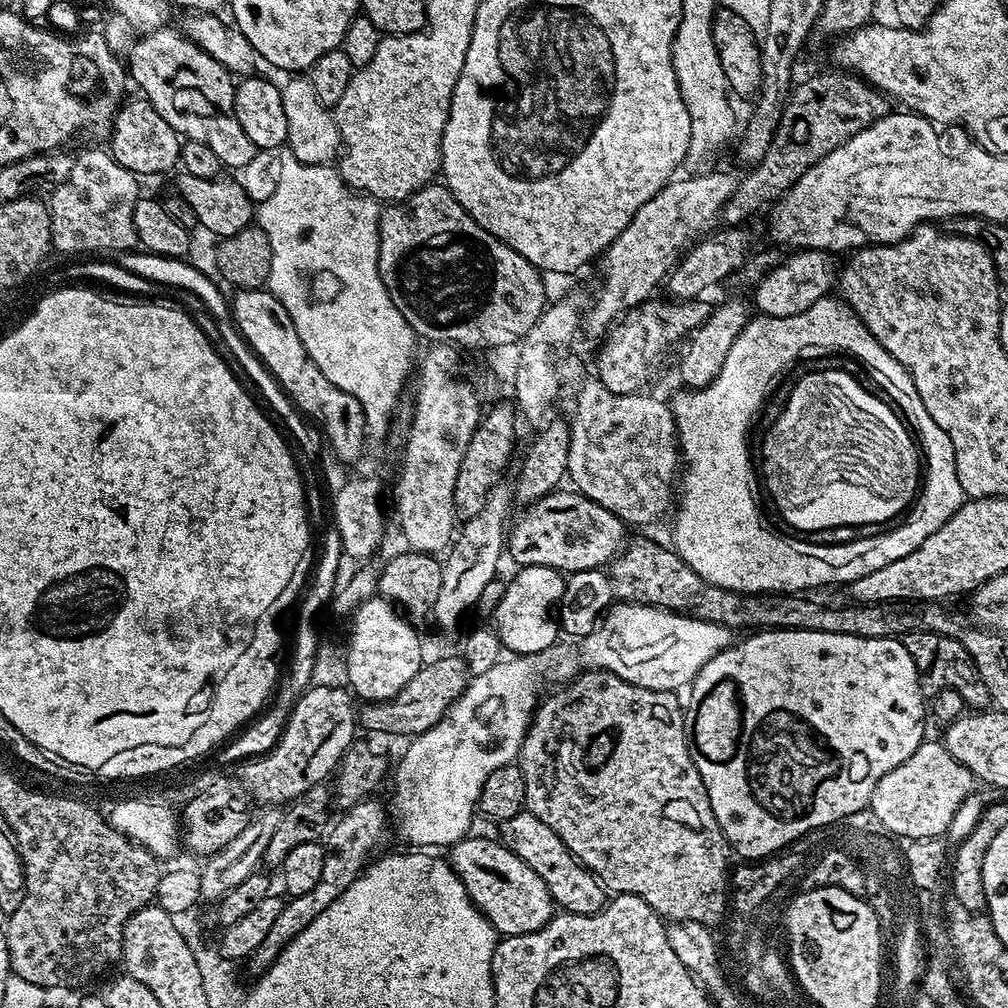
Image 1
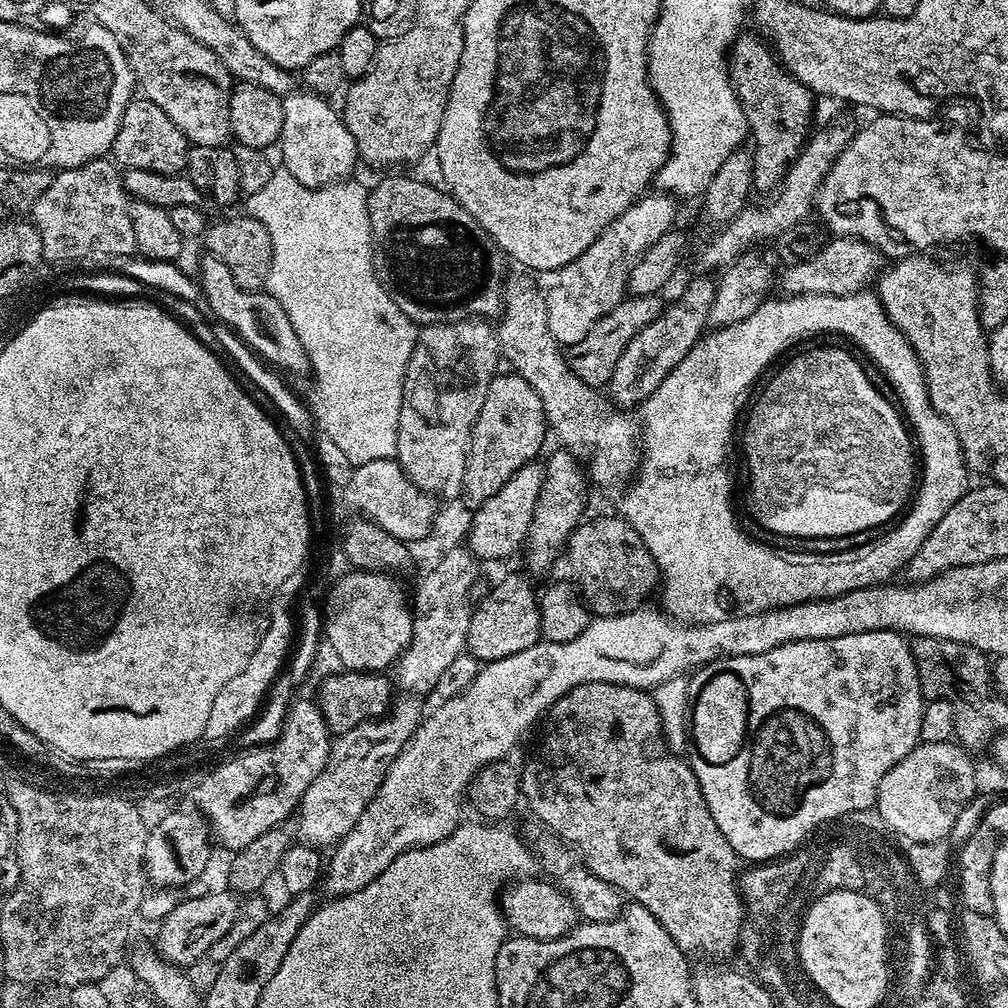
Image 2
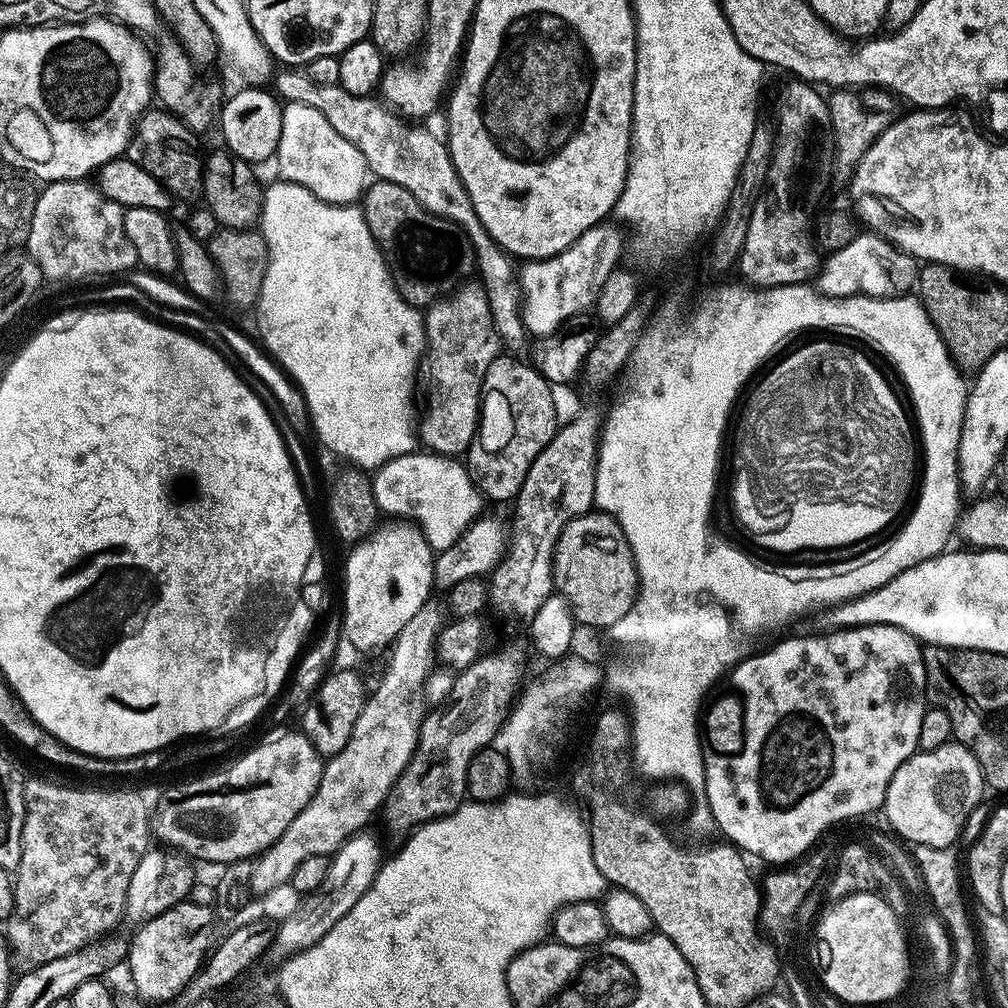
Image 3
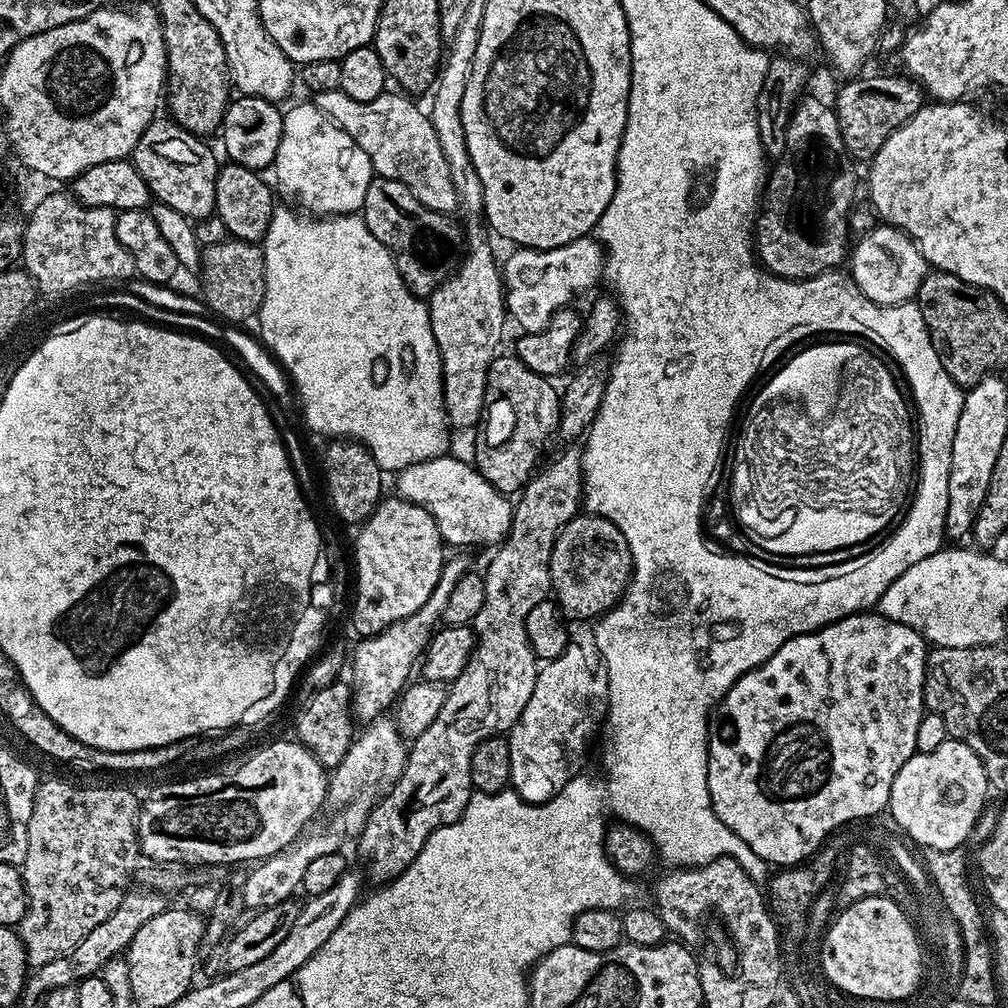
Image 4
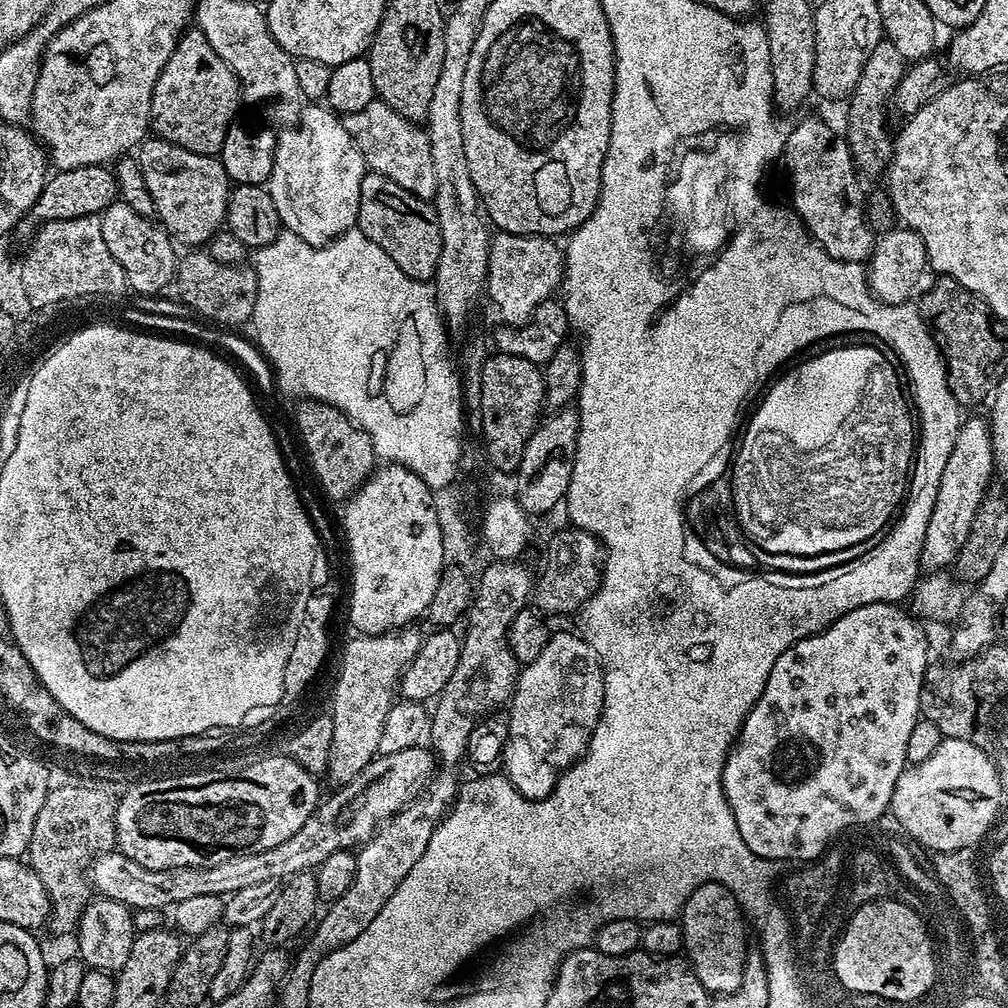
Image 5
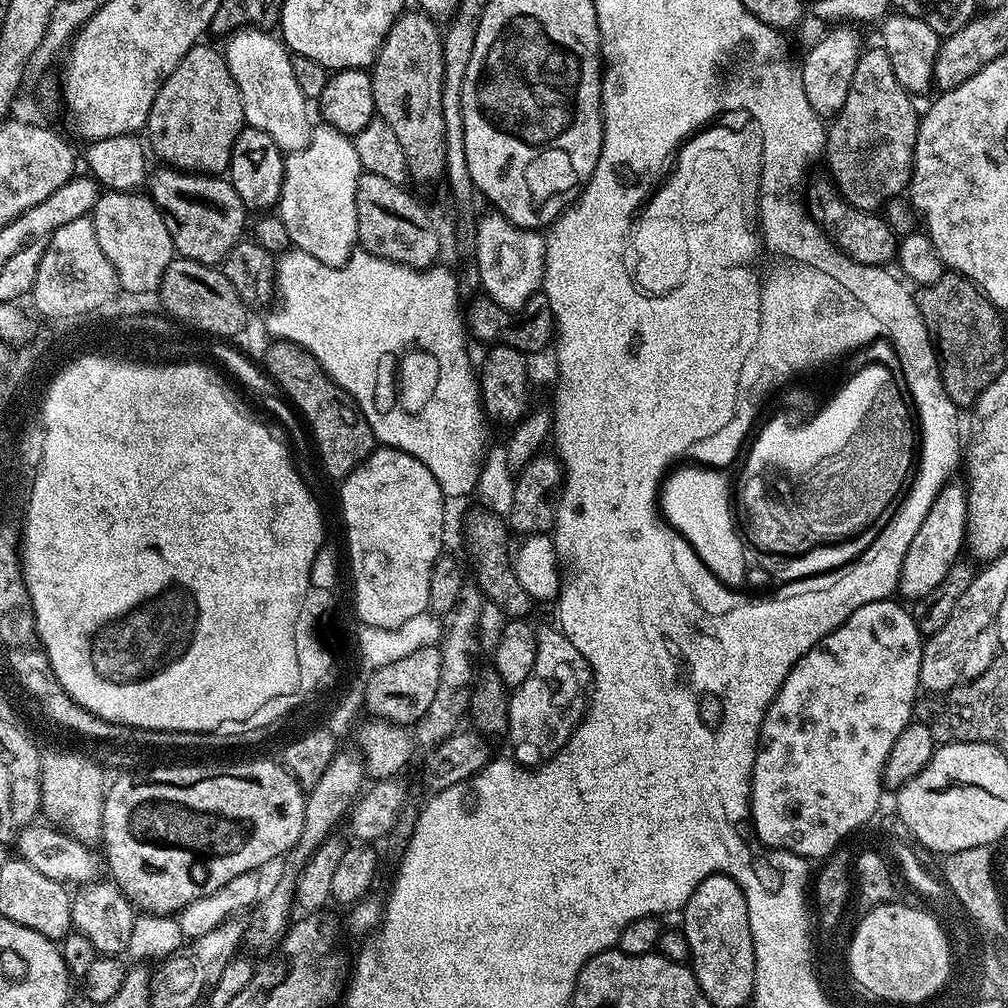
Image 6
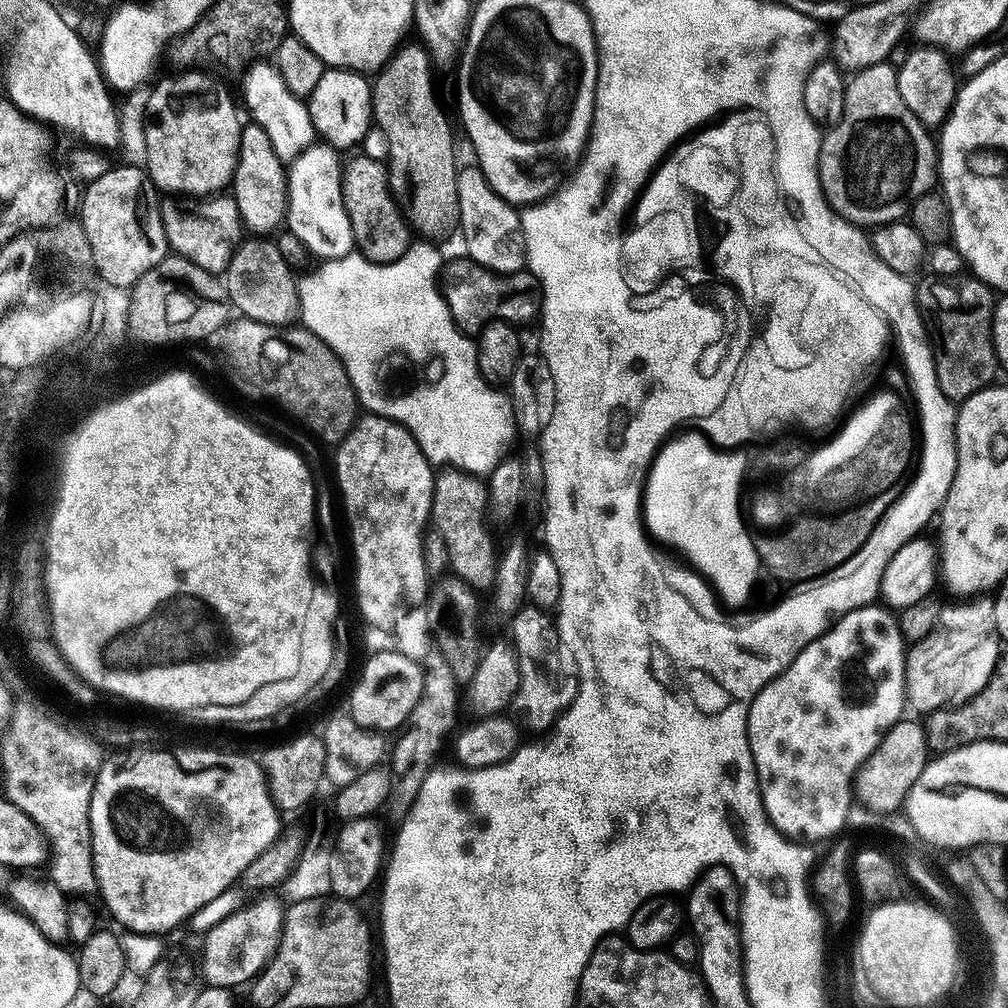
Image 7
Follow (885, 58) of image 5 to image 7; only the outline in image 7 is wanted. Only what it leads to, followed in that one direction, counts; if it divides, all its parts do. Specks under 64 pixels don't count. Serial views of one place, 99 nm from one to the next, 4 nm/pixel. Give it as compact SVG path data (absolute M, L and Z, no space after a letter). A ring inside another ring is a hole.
M885 62L872 66L866 66L861 68L849 79L844 85L844 113L842 118L836 123L831 125L823 133L820 142L820 157L818 158L818 174L820 175L820 185L824 191L824 197L827 198L828 204L836 211L838 215L848 223L857 226L875 226L878 224L890 224L901 219L900 216L909 211L909 202L916 199L918 196L923 196L929 191L928 188L937 183L938 180L938 148L932 140L928 137L930 134L929 129L925 127L914 113L911 112L909 106L906 106L906 102L902 100L902 95L898 92L898 78L896 77L897 69L892 66L891 63Z

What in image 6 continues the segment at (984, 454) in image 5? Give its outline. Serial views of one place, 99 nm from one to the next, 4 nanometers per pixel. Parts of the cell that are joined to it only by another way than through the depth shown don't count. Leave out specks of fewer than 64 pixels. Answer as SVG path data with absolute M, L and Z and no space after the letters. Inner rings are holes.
M949 482L942 486L936 501L926 510L926 518L922 518L922 526L918 526L918 534L914 534L914 542L910 542L910 550L906 550L906 558L902 558L900 571L899 595L909 596L909 601L922 599L938 582L942 582L950 574L950 566L961 559L960 554L966 544L968 526L968 490L963 483Z

